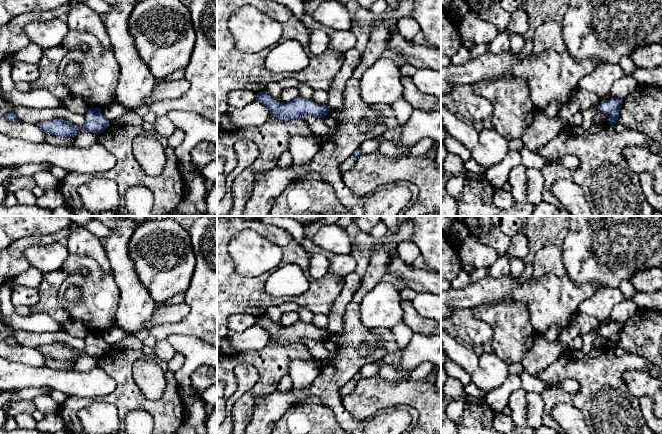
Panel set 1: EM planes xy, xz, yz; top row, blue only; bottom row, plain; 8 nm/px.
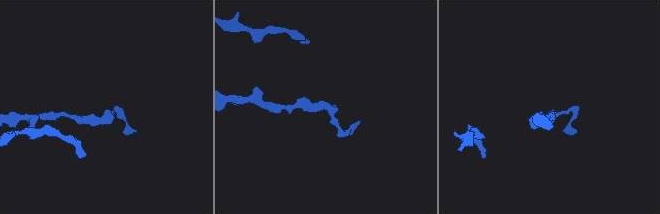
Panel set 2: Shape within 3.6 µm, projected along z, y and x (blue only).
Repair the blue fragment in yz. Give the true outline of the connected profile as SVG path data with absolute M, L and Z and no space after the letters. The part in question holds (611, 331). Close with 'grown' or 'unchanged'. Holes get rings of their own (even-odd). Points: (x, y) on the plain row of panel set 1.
M609 323L602 326L598 330L597 336L604 337L609 343L608 347L611 349L615 349L619 342L619 334L621 332L621 325L618 323Z; unchanged

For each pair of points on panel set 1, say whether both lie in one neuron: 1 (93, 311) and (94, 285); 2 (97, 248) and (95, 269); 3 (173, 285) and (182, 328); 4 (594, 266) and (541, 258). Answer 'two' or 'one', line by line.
1: one
2: two
3: two
4: two

